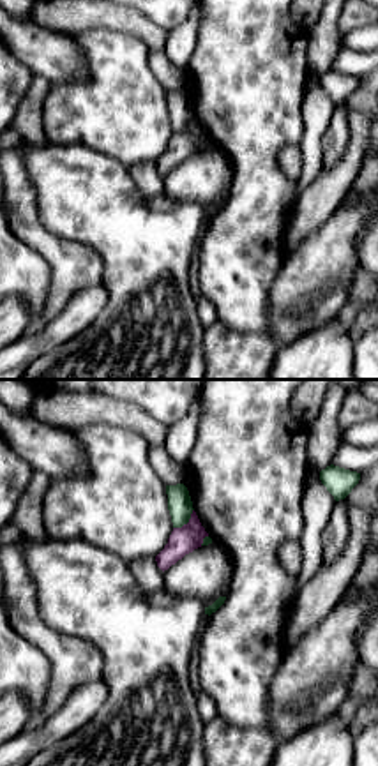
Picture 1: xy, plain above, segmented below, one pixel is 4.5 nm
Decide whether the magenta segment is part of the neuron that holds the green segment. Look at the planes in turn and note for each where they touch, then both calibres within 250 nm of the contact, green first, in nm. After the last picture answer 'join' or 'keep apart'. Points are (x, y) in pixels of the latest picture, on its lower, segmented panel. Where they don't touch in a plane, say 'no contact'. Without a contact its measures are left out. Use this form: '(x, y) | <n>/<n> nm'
(186, 523) | 110/130 nm

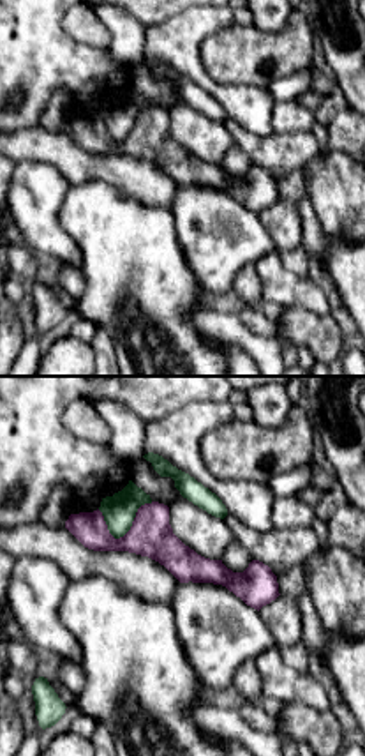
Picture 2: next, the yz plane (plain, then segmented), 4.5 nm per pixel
(124, 534) | 150/190 nm

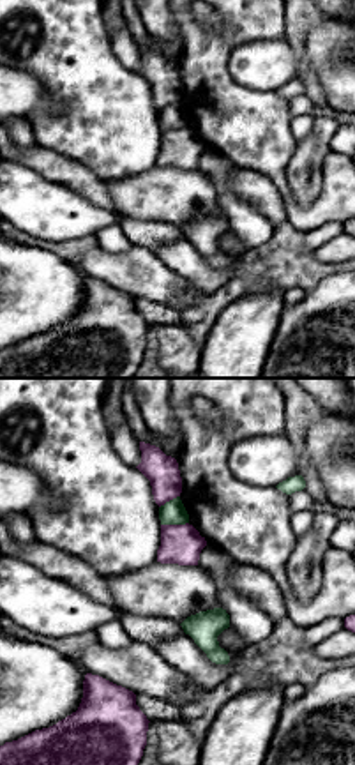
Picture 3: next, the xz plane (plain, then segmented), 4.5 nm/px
(173, 523) | 110/180 nm

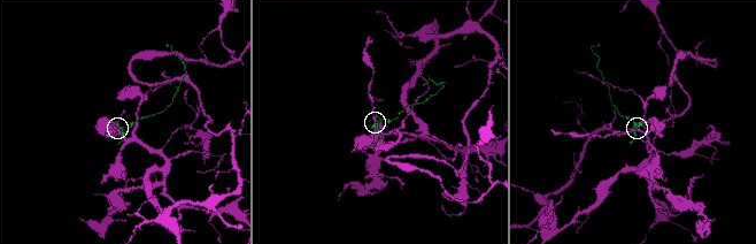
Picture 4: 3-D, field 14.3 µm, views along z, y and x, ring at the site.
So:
join

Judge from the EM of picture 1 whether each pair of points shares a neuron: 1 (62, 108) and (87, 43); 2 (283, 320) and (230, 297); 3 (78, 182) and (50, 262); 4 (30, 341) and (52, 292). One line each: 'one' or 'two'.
1: one
2: two
3: two
4: two

